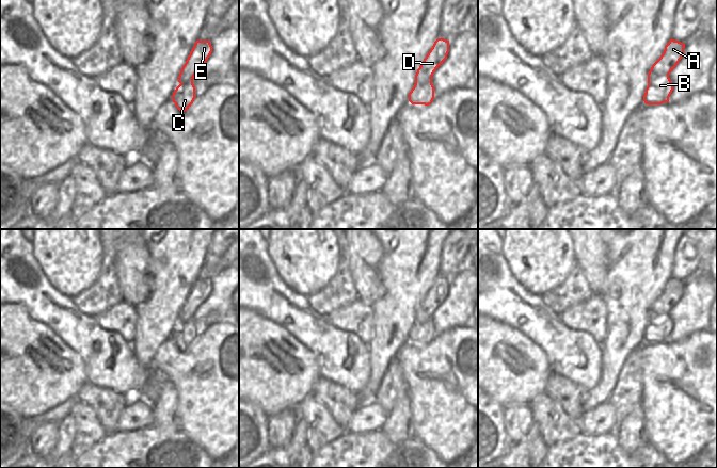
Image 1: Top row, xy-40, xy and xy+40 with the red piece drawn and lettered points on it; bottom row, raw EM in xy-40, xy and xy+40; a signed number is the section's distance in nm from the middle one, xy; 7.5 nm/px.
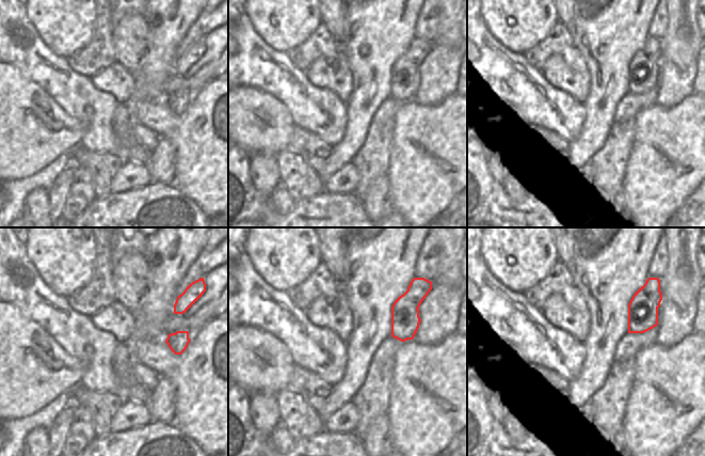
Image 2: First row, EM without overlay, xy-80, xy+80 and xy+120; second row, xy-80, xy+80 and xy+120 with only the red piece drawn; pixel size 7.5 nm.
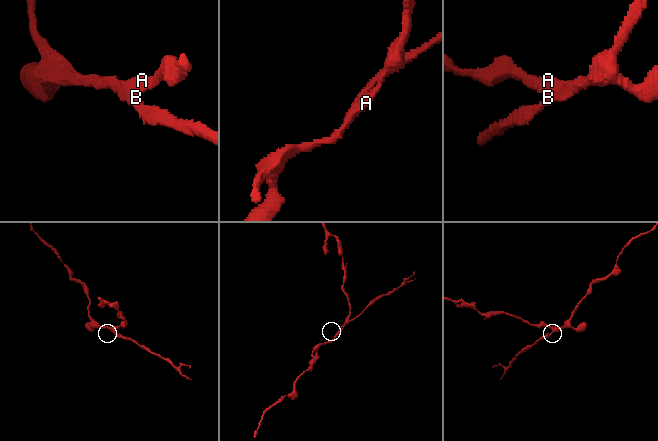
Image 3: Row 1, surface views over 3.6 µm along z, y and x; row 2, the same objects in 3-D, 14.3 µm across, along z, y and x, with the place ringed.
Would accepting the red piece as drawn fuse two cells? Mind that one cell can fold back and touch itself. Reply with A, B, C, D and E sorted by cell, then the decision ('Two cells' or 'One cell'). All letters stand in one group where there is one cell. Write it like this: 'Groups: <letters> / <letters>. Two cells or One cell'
Groups: A D E / B C. Two cells.

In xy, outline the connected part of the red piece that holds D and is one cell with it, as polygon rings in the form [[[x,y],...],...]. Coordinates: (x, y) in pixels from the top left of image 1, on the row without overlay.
[[[437,277],[424,300],[419,305],[419,312],[415,313],[415,322],[427,322],[432,320],[432,314],[434,310],[445,301],[447,293],[449,291],[449,279],[444,277]]]

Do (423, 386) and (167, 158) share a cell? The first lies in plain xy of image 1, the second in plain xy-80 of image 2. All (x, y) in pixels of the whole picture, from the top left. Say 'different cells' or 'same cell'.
different cells

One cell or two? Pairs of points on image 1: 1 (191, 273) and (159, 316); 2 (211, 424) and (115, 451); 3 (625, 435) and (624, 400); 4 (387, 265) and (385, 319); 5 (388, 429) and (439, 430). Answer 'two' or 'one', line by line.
1: one
2: two
3: two
4: one
5: two

